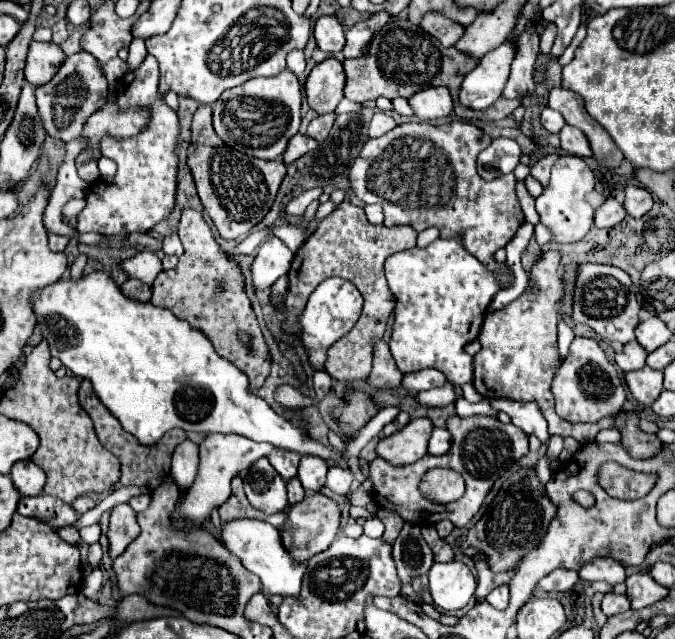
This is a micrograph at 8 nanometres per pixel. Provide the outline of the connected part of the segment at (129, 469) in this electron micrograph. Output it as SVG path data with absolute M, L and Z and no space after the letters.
M83 380L81 386L79 386L79 404L81 404L81 408L85 408L85 412L93 420L95 432L97 432L97 438L101 440L101 444L109 452L113 452L113 456L117 456L121 460L121 480L119 482L123 486L147 486L151 480L163 480L163 478L169 476L171 454L183 442L183 432L181 430L169 430L161 438L161 442L157 442L155 446L141 446L129 432L123 430L119 420L101 404L101 400L93 394L87 380Z

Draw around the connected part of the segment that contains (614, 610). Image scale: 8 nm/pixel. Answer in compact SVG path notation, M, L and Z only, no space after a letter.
M605 594L603 602L601 602L601 610L605 616L615 616L615 614L621 614L621 612L627 612L631 606L629 606L629 600L625 594Z

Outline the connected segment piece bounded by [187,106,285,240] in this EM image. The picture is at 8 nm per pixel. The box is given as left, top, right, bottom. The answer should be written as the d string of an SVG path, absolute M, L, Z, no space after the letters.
M199 106L193 124L193 140L189 148L189 168L197 184L199 198L205 212L213 220L217 232L223 238L235 240L247 236L247 232L263 220L269 212L281 180L285 178L285 164L281 160L259 160L245 156L239 150L231 150L213 130L211 124L211 106Z

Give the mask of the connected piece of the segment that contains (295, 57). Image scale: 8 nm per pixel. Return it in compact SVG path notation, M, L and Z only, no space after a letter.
M289 52L287 56L287 68L291 72L295 72L299 78L303 78L303 72L305 72L305 58L303 58L303 52Z

